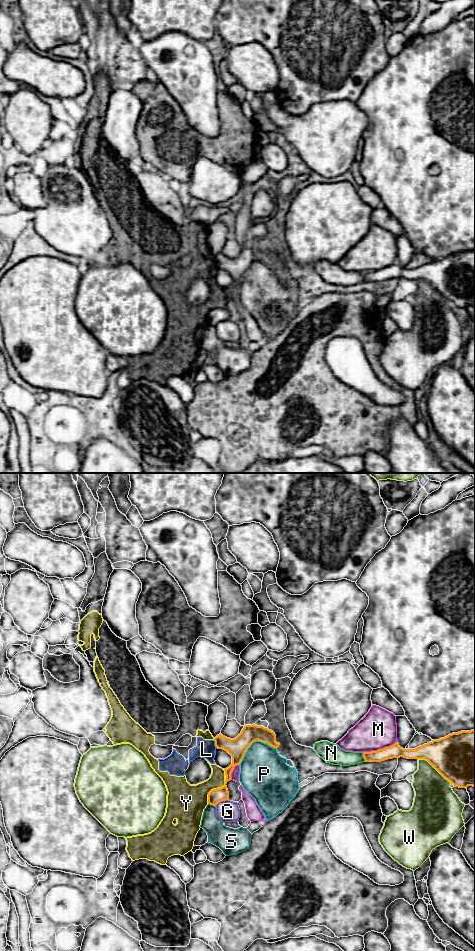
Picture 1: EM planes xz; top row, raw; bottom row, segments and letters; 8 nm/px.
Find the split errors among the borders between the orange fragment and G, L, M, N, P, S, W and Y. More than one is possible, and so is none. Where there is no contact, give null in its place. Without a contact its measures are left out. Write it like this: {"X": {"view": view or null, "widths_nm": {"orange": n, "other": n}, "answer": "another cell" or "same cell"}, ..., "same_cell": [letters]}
{"G": {"view": "xz", "widths_nm": {"orange": 120, "other": 180}, "answer": "another cell"}, "L": {"view": "xz", "widths_nm": {"orange": 150, "other": 150}, "answer": "another cell"}, "M": {"view": "xz", "widths_nm": {"orange": 110, "other": 300}, "answer": "another cell"}, "N": {"view": "xz", "widths_nm": {"orange": 110, "other": 160}, "answer": "another cell"}, "P": {"view": "xz", "widths_nm": {"orange": 150, "other": 360}, "answer": "another cell"}, "S": {"view": "xz", "widths_nm": {"orange": 120, "other": 180}, "answer": "another cell"}, "W": {"view": "xz", "widths_nm": {"orange": 440, "other": 320}, "answer": "another cell"}, "Y": {"view": "xz", "widths_nm": {"orange": 120, "other": 300}, "answer": "another cell"}, "same_cell": []}

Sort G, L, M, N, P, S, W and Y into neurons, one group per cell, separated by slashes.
G / L Y / M / N / P / S / W

